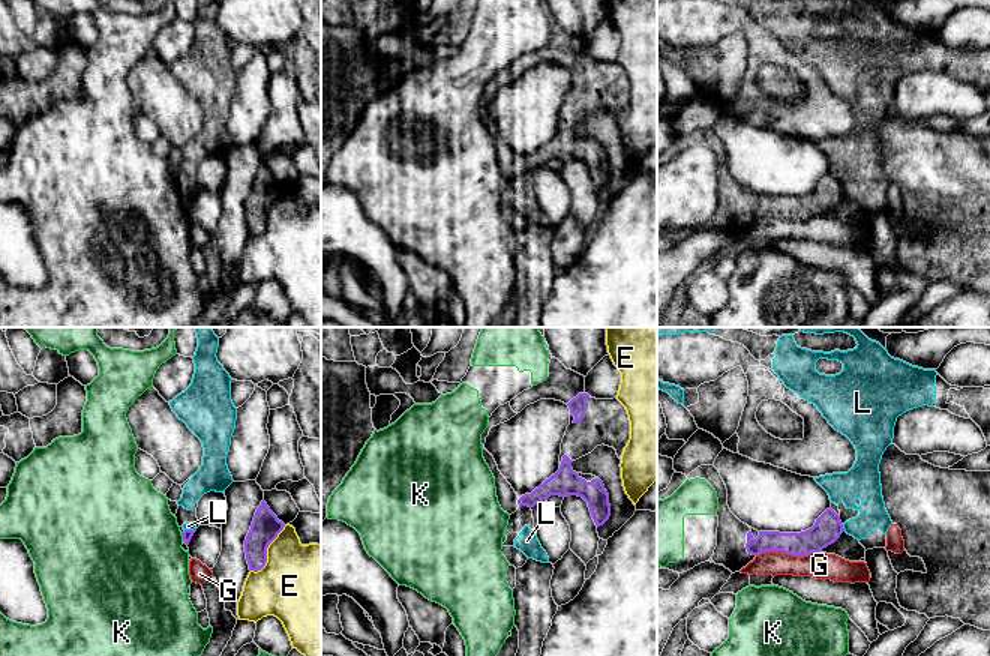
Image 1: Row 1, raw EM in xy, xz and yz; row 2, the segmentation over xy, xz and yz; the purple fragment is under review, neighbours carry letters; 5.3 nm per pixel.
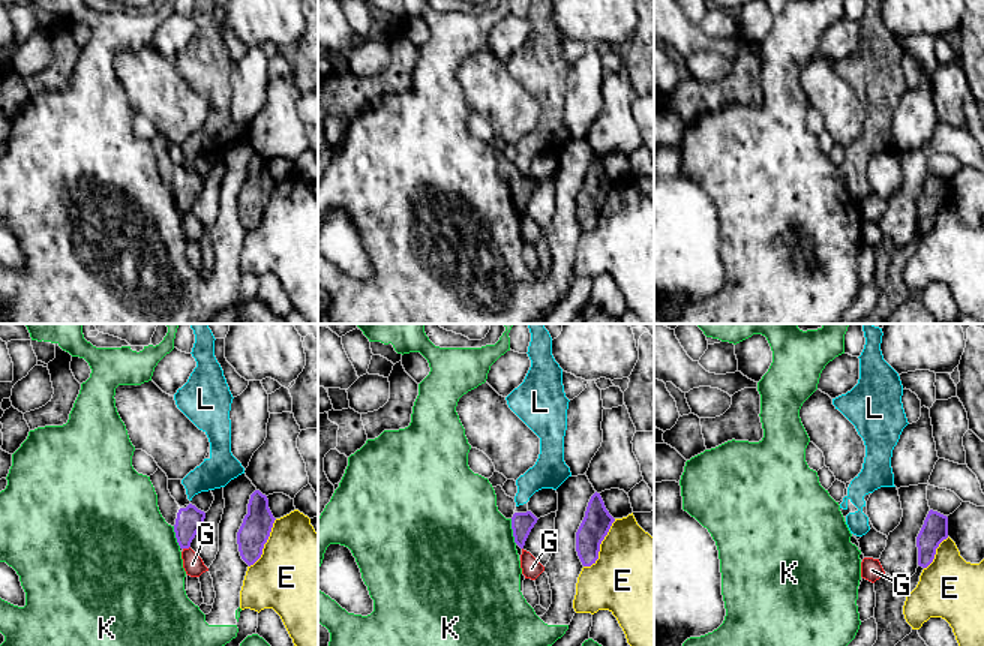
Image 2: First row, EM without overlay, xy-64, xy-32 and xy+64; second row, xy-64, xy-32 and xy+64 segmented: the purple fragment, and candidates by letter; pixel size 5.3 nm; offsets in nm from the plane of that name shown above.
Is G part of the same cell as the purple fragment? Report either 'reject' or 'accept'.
reject

